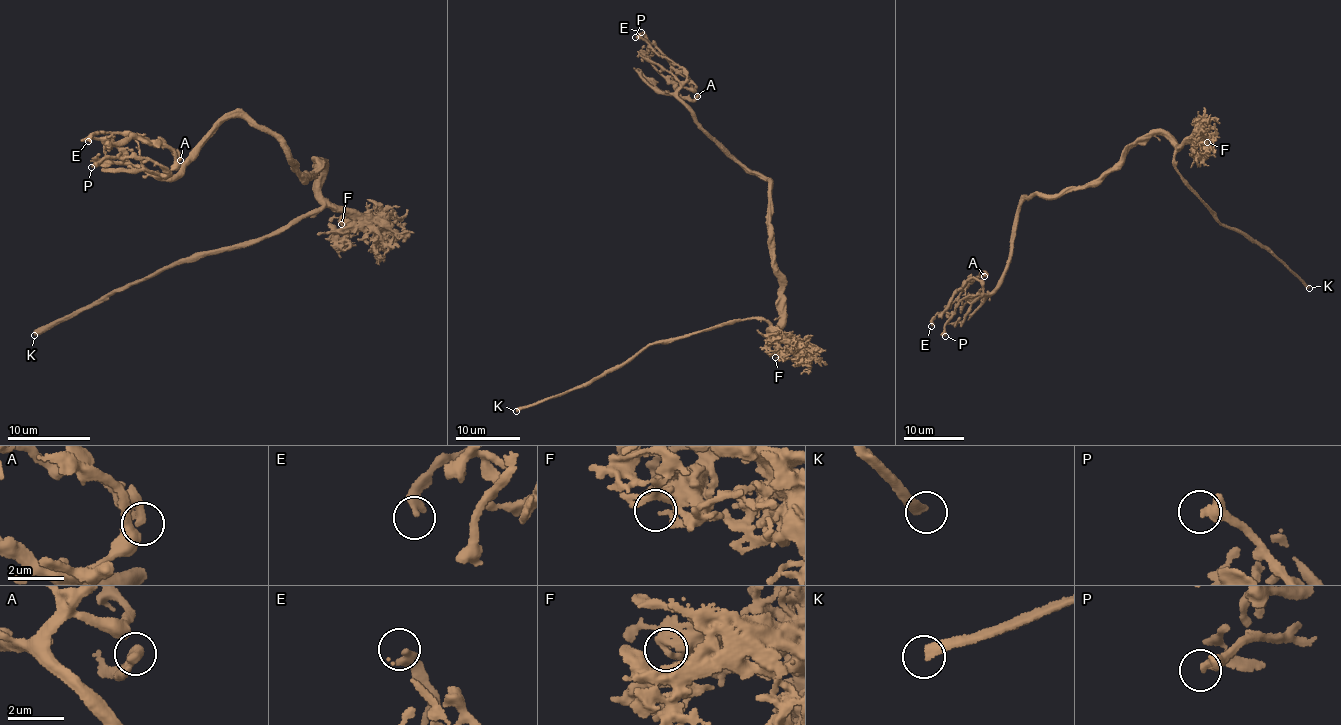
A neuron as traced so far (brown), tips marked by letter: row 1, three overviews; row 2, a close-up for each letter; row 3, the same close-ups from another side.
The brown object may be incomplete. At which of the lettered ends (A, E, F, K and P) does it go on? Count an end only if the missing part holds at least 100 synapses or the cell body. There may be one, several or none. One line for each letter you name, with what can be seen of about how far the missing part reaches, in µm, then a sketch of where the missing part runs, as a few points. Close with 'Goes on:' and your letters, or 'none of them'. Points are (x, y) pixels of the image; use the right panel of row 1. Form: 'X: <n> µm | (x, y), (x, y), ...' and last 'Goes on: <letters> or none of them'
K: 25 µm
Goes on: K

